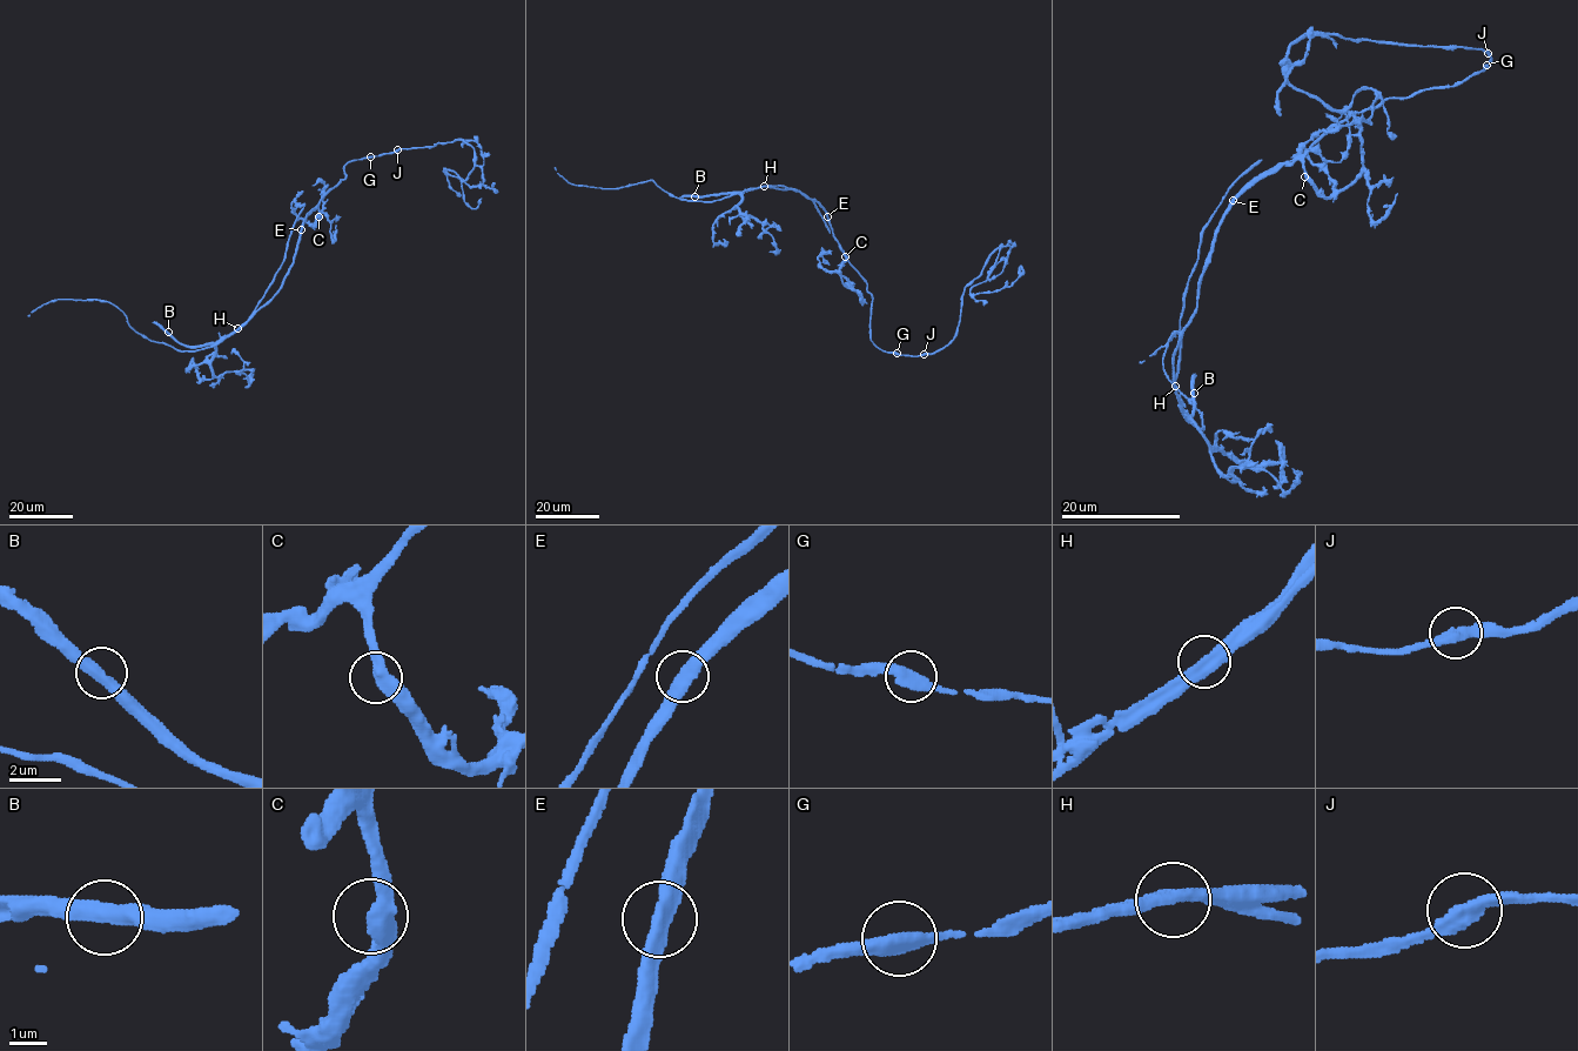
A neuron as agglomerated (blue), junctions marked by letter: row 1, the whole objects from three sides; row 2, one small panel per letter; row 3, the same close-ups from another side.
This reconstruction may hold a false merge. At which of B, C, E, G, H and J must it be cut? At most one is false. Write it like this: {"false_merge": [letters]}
{"false_merge": ["H"]}

